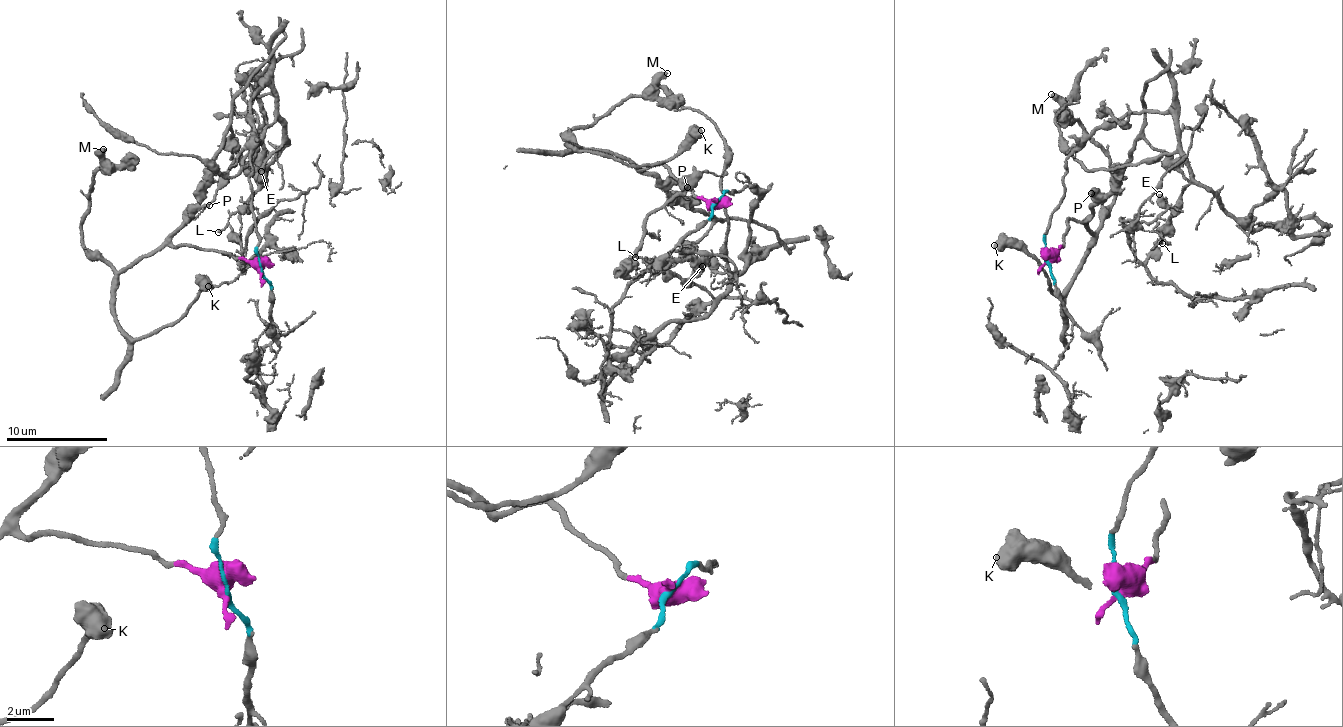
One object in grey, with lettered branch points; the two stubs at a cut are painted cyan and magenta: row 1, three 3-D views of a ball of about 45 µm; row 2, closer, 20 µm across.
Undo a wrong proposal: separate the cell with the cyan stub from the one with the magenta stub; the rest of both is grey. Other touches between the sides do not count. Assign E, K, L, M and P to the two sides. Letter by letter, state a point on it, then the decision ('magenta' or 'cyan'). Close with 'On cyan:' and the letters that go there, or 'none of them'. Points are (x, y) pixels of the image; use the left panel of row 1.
E: at (261, 171); cyan
K: at (208, 286); magenta
L: at (218, 232); cyan
M: at (103, 149); magenta
P: at (209, 205); magenta
On cyan: E, L

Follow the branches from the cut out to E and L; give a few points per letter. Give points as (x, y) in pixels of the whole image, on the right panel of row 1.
E: (1047, 259), (1043, 234), (1071, 152), (1132, 113), (1170, 112), (1179, 127), (1191, 181), (1171, 206), (1158, 193)
L: (1047, 259), (1043, 234), (1062, 198), (1071, 152), (1132, 113), (1170, 112), (1189, 166), (1191, 181), (1161, 244)

